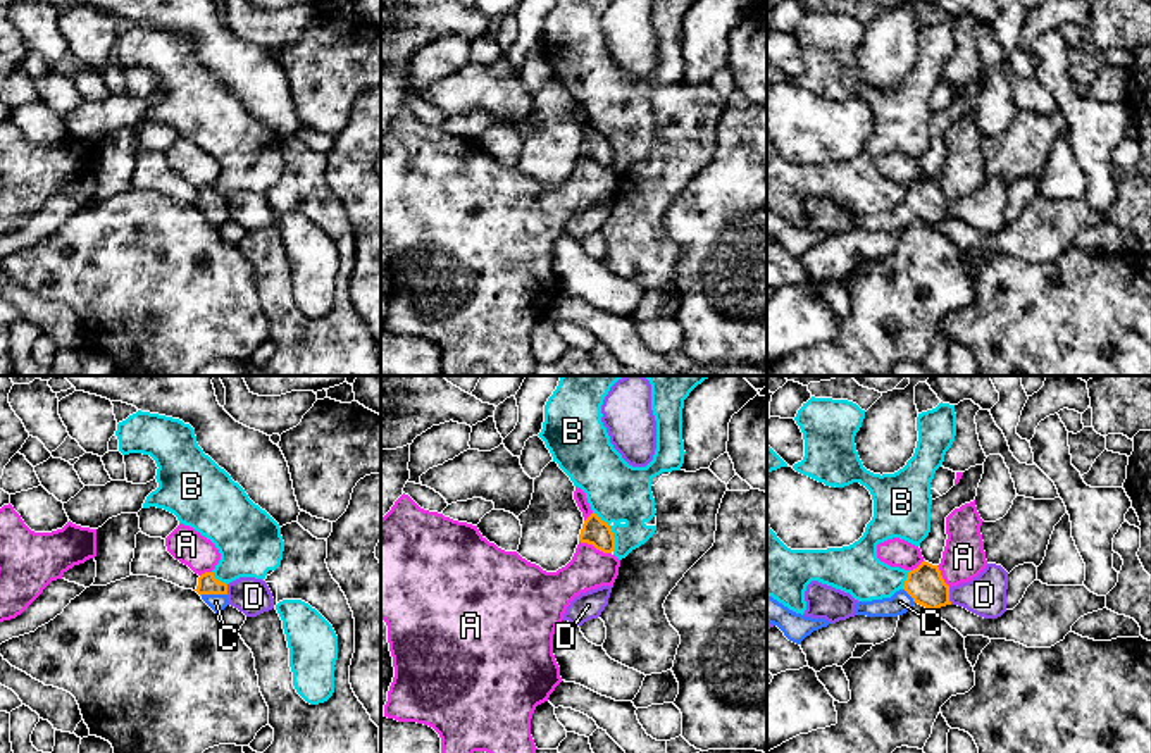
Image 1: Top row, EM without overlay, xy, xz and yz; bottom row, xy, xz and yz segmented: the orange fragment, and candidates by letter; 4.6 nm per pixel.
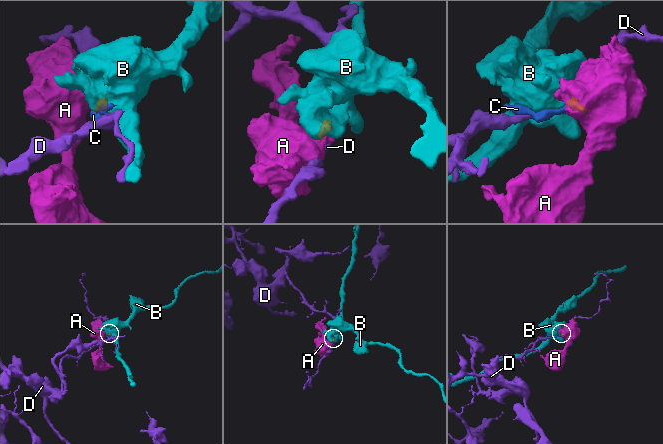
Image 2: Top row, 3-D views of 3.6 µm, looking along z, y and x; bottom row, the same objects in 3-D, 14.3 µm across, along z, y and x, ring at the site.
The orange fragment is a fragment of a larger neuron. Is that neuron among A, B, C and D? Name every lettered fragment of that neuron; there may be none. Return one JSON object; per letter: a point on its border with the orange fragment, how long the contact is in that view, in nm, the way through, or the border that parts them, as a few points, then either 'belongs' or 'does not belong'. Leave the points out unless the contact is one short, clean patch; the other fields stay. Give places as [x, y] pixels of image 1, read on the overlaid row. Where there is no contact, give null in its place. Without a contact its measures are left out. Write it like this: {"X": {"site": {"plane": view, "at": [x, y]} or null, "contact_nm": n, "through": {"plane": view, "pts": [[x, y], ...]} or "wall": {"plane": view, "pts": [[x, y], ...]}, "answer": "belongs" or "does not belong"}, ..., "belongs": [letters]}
{"A": {"site": {"plane": "xz", "at": [595, 547]}, "contact_nm": 170, "wall": {"plane": "xz", "pts": [[579, 540], [610, 553]]}, "answer": "does not belong"}, "B": {"site": {"plane": "xz", "at": [610, 531]}, "contact_nm": 200, "wall": {"plane": "xz", "pts": [[593, 512], [609, 526], [614, 550]]}, "answer": "does not belong"}, "C": {"site": {"plane": "xy", "at": [212, 593]}, "contact_nm": 130, "through": {"plane": "xy", "pts": [[207, 584], [212, 593], [216, 602]]}, "answer": "belongs"}, "D": {"site": {"plane": "yz", "at": [948, 597]}, "contact_nm": 80, "wall": {"plane": "yz", "pts": [[948, 588], [951, 603]]}, "answer": "does not belong"}, "belongs": ["C"]}

